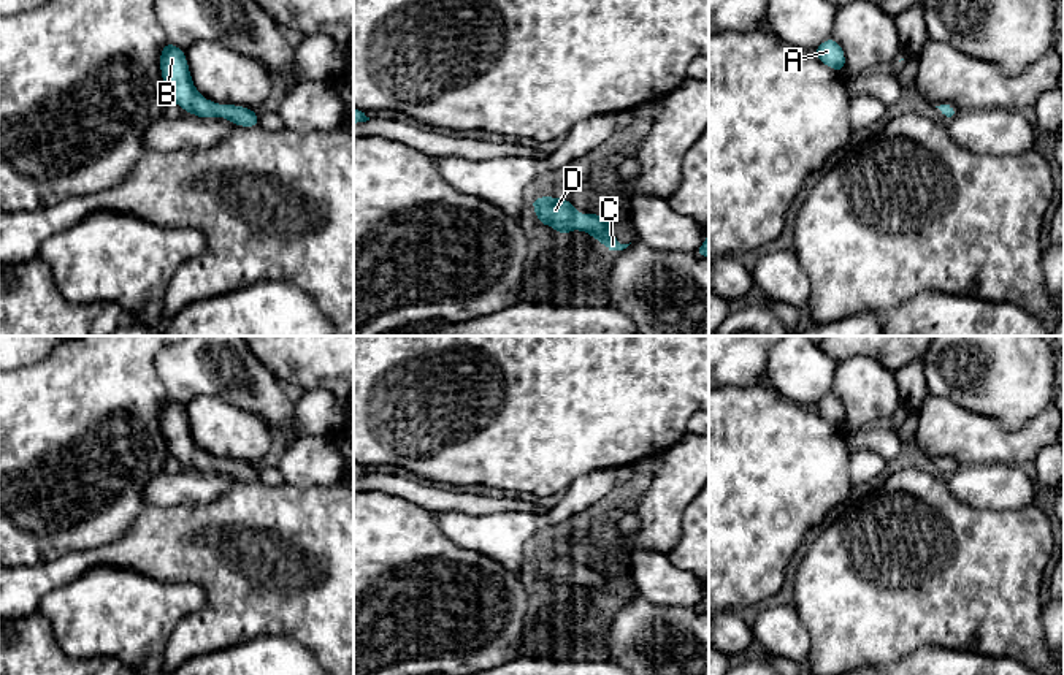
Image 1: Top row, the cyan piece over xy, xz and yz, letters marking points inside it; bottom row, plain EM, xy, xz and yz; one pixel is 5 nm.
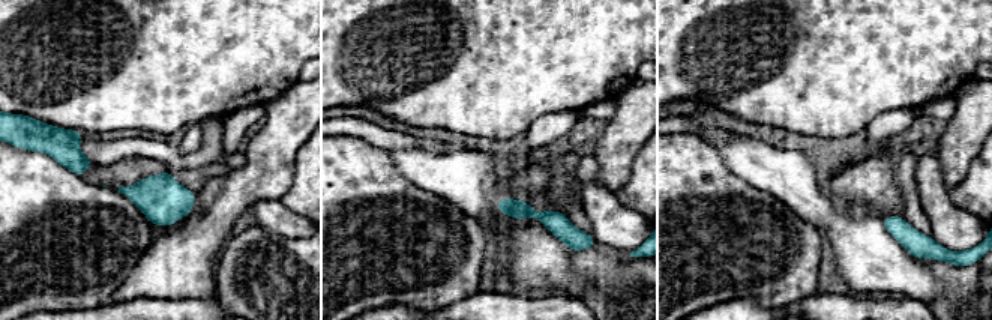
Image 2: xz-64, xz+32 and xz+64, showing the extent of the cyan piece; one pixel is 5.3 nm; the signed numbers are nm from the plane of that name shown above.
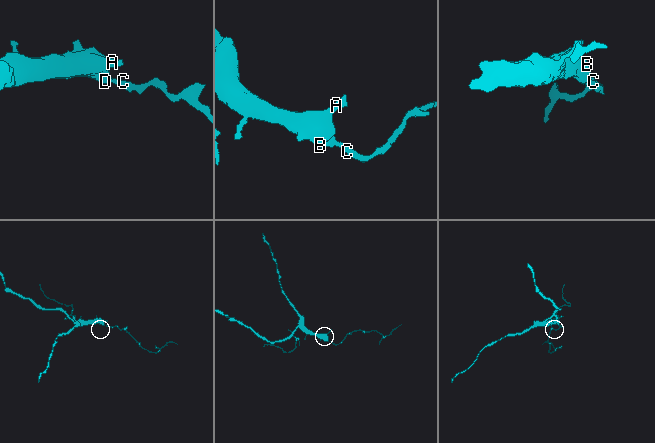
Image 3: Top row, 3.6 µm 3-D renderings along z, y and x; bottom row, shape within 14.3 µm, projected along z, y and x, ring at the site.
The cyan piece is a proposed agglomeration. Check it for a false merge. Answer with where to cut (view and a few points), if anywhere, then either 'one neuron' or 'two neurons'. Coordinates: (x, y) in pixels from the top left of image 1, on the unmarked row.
no cut; one neuron

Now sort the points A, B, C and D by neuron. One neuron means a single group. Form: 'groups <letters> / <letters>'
groups A B C D

